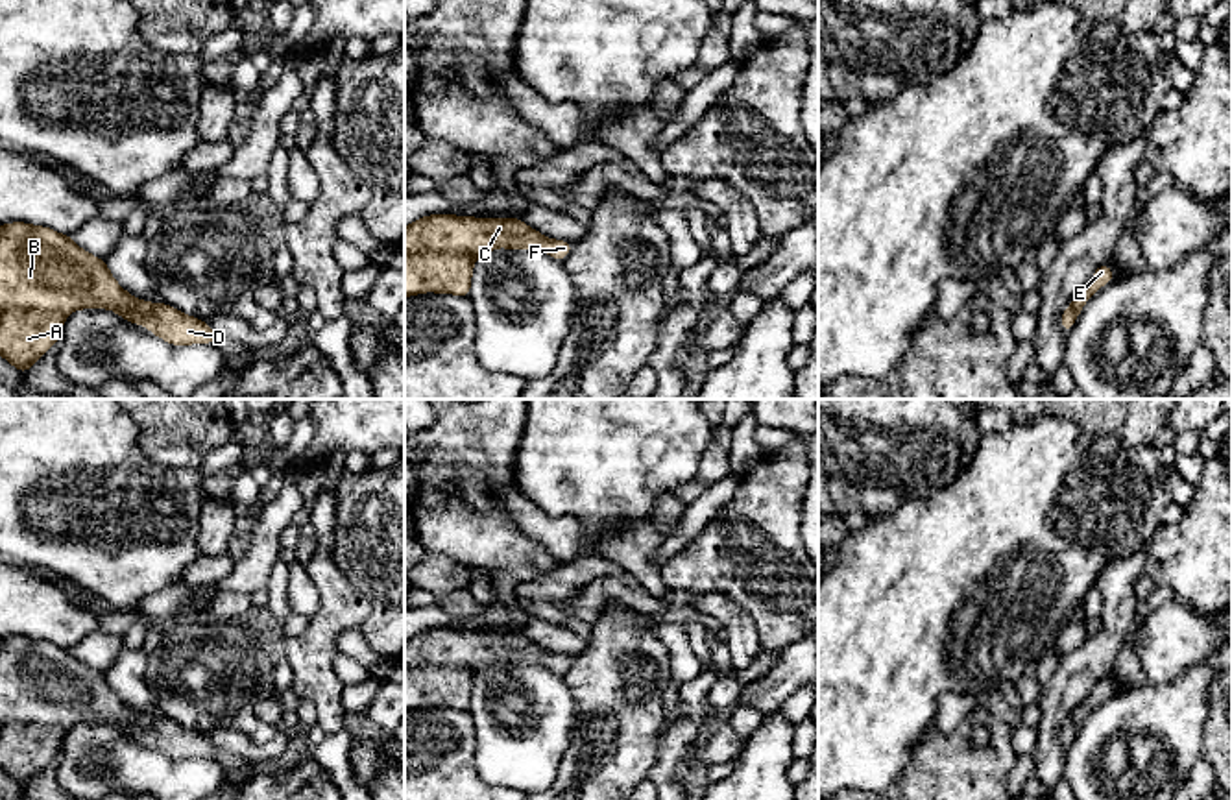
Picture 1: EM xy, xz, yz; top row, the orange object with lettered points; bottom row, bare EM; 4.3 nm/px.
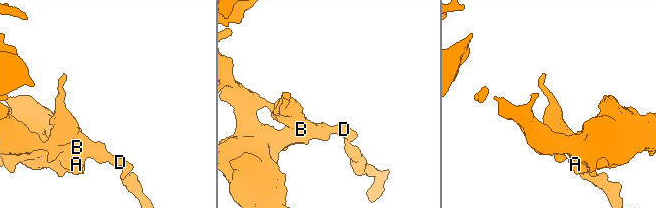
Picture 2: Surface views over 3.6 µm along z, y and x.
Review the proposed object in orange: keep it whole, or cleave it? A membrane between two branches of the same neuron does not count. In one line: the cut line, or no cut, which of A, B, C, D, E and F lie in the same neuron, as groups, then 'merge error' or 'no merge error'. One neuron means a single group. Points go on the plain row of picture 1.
no cut | A B C D E F | no merge error

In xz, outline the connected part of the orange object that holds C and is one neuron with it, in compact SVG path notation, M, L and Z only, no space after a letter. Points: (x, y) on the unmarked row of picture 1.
M421 630L405 641L405 711L423 706L469 711L473 676L493 661L539 663L563 674L573 660L547 652L521 632Z

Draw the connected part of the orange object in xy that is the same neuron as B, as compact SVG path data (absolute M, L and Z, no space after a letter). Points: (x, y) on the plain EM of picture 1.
M13 636L0 639L0 770L13 778L22 789L55 759L65 732L79 722L111 722L129 737L148 741L151 748L163 752L172 759L211 758L214 759L216 746L205 733L187 730L166 717L150 717L135 713L126 706L103 673L81 663L72 650L61 648L44 639L31 639L26 636Z

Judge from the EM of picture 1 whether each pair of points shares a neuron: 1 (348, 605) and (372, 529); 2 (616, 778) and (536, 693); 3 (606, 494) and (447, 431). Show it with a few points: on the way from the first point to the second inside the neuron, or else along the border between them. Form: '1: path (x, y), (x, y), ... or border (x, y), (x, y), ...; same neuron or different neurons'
1: border (333, 544), (333, 562), (370, 601), (362, 625); different neurons
2: border (569, 688), (575, 699), (575, 728), (556, 771); different neurons
3: border (527, 418), (516, 455), (516, 486); different neurons

